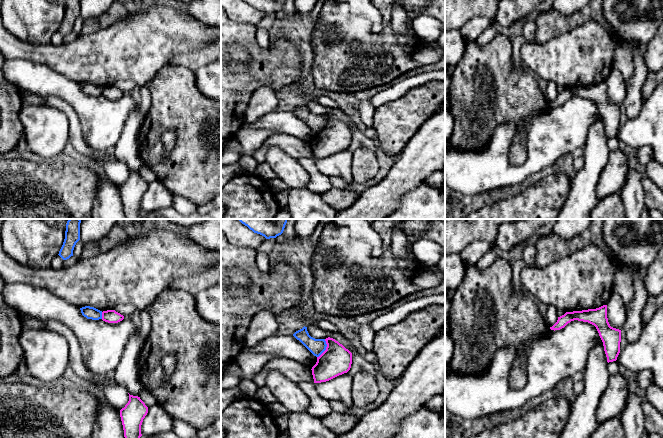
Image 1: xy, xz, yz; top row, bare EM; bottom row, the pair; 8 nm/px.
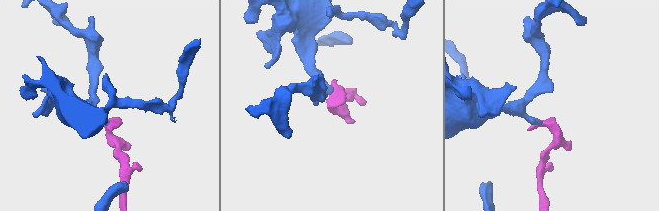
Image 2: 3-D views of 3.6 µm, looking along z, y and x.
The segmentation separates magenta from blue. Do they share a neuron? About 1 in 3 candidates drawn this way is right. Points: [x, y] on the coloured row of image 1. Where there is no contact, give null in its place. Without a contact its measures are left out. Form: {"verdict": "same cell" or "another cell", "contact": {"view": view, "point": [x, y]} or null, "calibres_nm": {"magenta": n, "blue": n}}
{"verdict": "another cell", "contact": {"view": "xz", "point": [326, 348]}, "calibres_nm": {"magenta": 240, "blue": 130}}

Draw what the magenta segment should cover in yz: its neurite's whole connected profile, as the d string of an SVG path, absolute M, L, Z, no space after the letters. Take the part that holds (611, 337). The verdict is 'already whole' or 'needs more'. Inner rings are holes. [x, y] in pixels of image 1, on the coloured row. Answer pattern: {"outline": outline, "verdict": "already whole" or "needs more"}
{"outline": "M607 305L596 309L566 312L558 317L557 322L550 327L551 330L560 330L571 321L578 320L594 325L603 342L607 362L617 360L620 353L621 330L610 326L607 318Z", "verdict": "already whole"}

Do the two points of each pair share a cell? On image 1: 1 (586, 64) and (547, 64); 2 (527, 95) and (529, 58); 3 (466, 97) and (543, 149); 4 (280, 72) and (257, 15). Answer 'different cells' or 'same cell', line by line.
1: same cell
2: different cells
3: different cells
4: different cells

